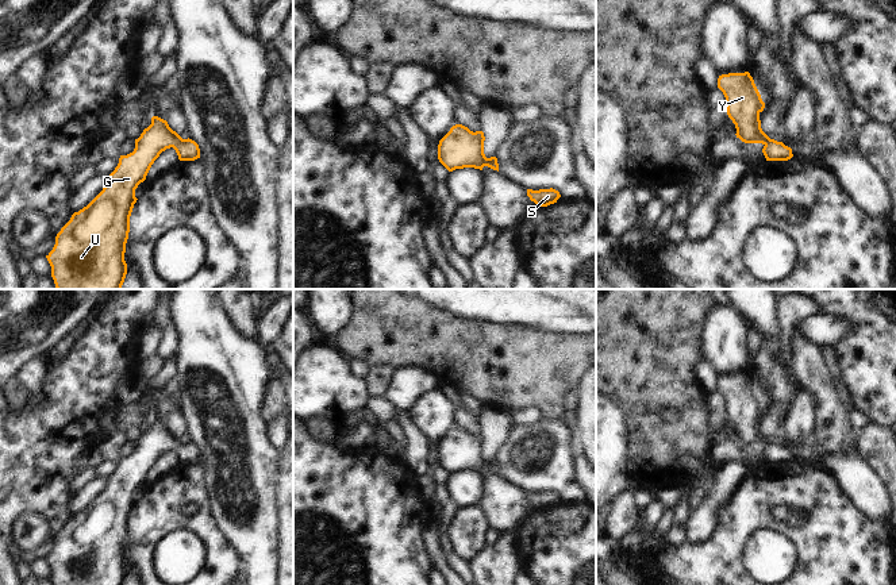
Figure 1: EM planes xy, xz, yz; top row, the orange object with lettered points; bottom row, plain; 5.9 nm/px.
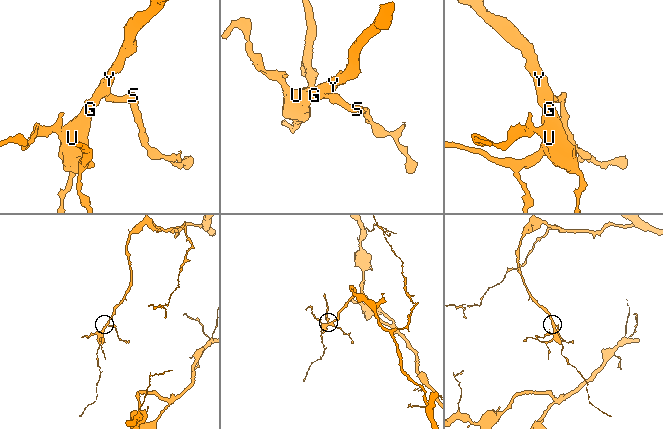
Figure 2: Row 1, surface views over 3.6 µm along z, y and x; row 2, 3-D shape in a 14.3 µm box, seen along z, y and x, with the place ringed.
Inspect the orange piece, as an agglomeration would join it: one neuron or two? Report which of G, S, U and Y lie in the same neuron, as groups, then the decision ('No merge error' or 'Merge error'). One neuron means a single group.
Groups: G S U Y. No merge error

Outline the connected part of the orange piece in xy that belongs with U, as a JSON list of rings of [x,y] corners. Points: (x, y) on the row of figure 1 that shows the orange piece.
[[[153,116],[151,124],[135,139],[135,149],[120,155],[119,163],[109,174],[103,190],[82,209],[74,212],[70,220],[55,236],[53,250],[46,255],[51,266],[51,277],[57,289],[122,289],[127,274],[124,261],[126,243],[130,232],[130,216],[136,203],[135,189],[162,151],[173,147],[180,161],[200,158],[199,145],[182,139],[168,122]]]

